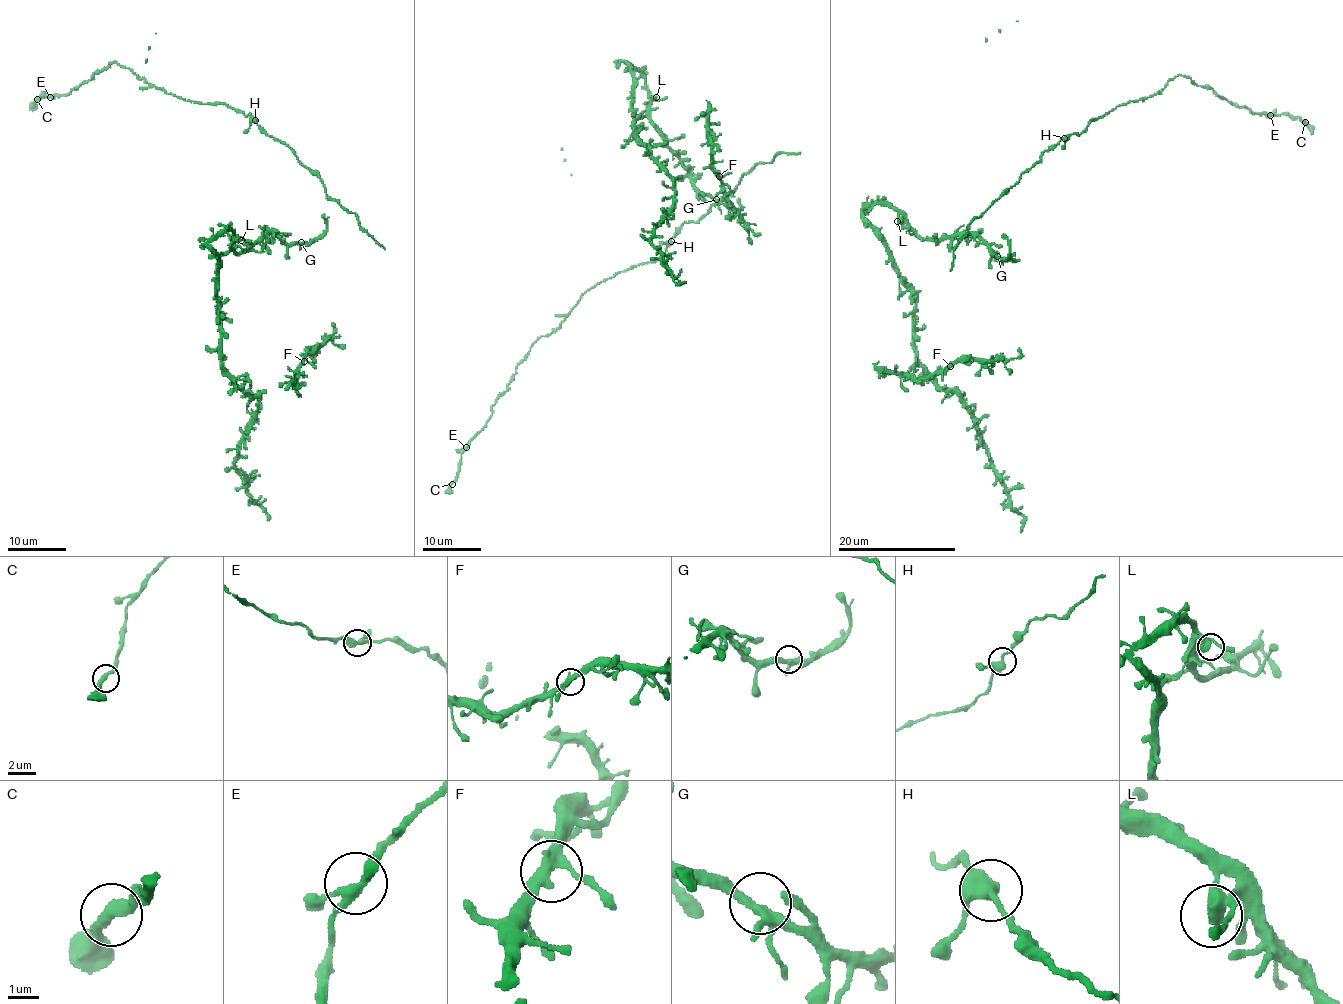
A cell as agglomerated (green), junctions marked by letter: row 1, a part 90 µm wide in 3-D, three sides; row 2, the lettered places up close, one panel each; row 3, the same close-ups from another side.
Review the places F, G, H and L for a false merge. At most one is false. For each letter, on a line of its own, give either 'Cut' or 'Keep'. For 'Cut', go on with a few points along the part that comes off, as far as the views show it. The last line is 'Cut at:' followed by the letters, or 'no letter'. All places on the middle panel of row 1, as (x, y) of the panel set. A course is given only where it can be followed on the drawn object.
F: Keep
G: Keep
H: Keep
L: Keep
Cut at: no letter

